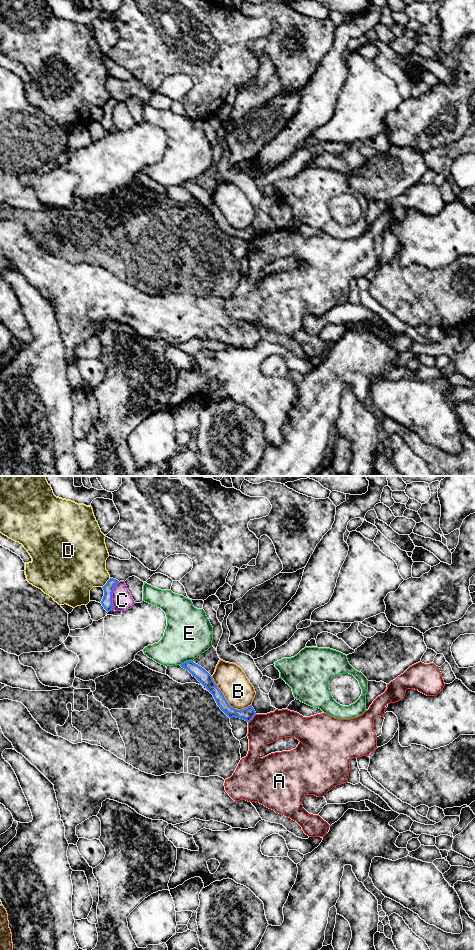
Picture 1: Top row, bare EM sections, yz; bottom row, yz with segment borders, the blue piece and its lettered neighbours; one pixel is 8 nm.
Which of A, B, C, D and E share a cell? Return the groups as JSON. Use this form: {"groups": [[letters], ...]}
{"groups": [["A"], ["B"], ["C"], ["D"], ["E"]]}

